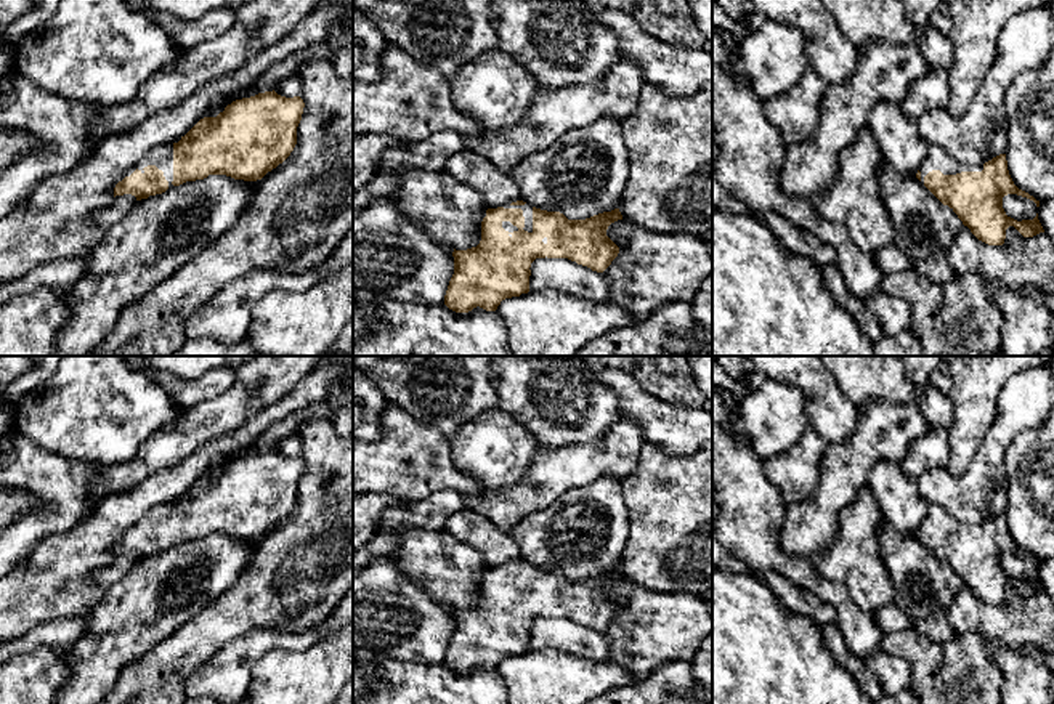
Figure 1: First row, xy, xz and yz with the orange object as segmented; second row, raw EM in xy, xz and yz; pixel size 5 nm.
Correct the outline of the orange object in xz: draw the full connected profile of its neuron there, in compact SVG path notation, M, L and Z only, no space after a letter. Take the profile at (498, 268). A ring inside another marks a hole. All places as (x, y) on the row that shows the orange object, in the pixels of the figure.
M523 200L488 208L481 221L480 244L452 252L454 274L444 305L456 313L468 313L476 306L496 311L502 300L529 292L529 268L536 258L568 258L603 273L619 253L619 247L606 236L608 226L618 220L622 220L619 208L586 220L568 220L560 212L541 210Z

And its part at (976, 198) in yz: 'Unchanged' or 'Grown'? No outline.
Grown

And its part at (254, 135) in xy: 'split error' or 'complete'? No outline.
split error

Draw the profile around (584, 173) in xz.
M598 119L566 131L550 148L521 160L507 173L520 186L520 200L531 207L560 212L568 220L586 220L619 208L630 172L619 119Z

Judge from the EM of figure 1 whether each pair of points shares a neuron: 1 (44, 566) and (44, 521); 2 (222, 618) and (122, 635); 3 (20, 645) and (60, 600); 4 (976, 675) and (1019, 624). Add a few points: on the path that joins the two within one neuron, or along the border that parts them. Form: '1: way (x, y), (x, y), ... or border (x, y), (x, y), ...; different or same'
1: border (77, 523), (64, 531), (45, 536), (18, 566); different
2: border (209, 603), (148, 648); different
3: border (74, 616), (44, 621), (16, 639); different
4: border (961, 632), (984, 642), (1001, 687); different

